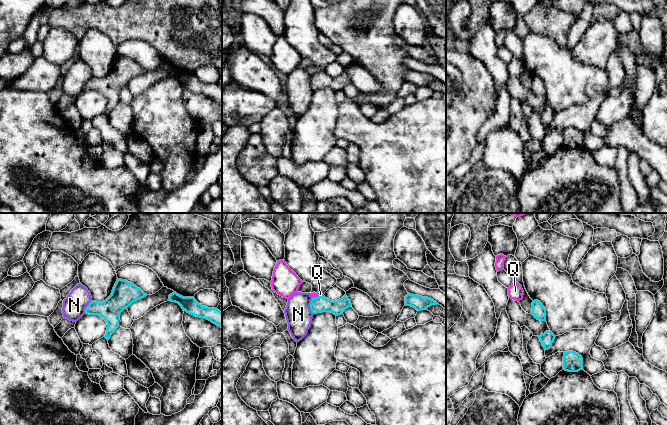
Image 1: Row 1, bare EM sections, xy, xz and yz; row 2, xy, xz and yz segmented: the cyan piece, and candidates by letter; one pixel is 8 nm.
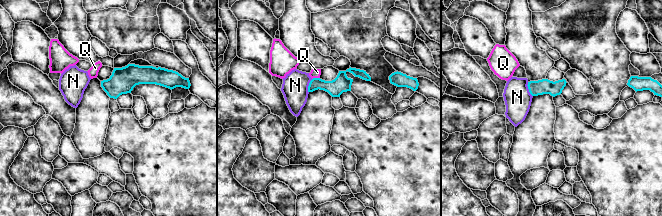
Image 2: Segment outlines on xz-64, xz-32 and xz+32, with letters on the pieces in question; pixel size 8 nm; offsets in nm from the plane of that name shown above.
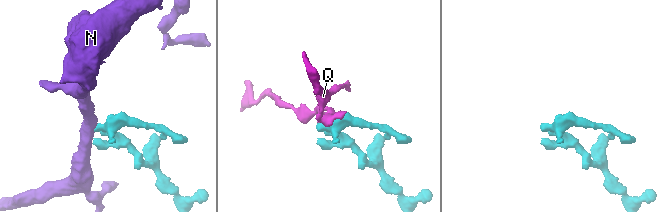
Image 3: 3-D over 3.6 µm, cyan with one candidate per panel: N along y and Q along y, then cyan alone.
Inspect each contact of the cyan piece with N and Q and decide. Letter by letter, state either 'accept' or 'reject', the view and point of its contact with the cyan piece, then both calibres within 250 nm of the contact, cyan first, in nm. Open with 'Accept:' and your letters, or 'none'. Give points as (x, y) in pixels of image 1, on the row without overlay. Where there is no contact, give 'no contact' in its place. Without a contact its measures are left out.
Accept: none
N: reject; contact xz (310, 82); calibres 130 and 220 nm
Q: reject; contact xz (318, 72); calibres 130 and 40 nm

